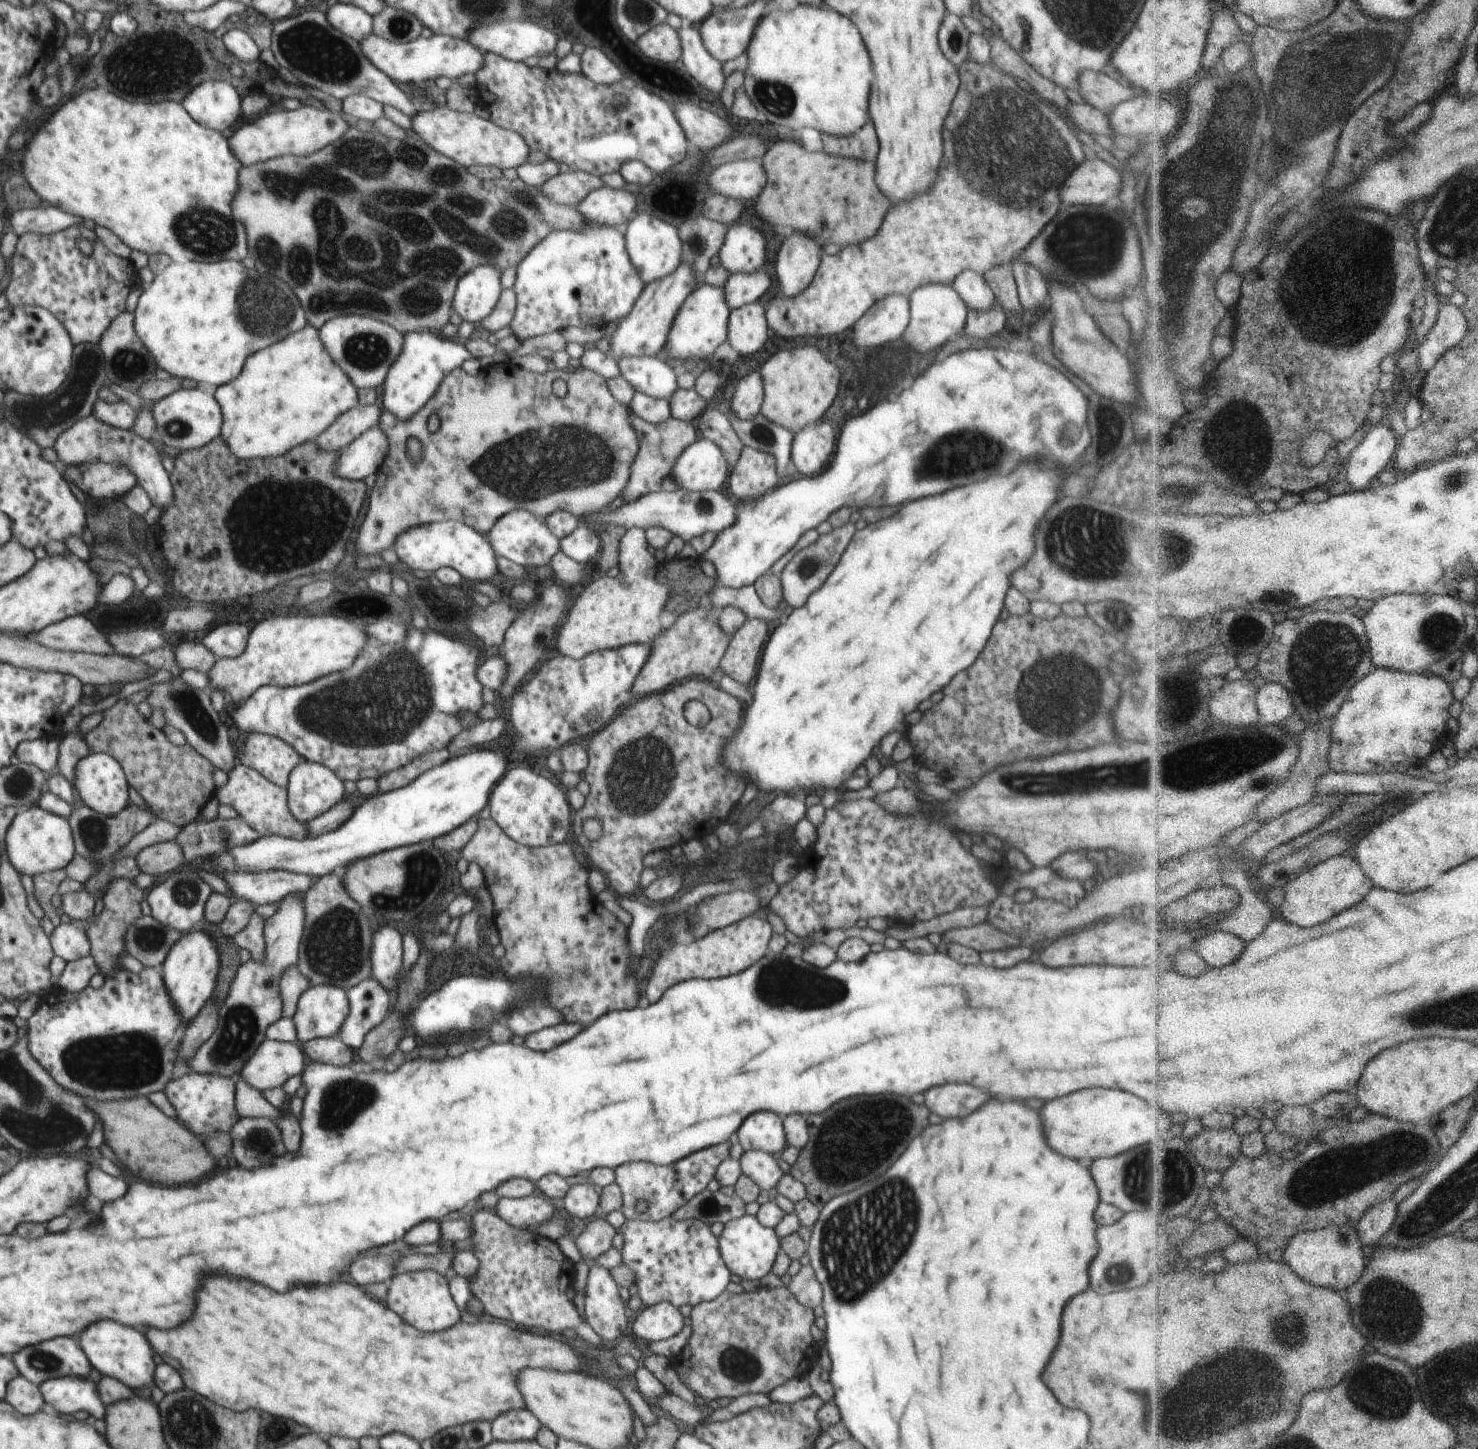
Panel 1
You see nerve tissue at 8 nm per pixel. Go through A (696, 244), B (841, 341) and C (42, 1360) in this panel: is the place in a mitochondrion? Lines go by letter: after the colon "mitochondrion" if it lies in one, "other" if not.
A: other
B: other
C: mitochondrion

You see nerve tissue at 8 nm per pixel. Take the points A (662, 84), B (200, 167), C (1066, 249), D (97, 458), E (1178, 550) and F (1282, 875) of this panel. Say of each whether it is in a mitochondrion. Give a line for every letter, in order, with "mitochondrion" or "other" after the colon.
A: other
B: other
C: mitochondrion
D: other
E: mitochondrion
F: other

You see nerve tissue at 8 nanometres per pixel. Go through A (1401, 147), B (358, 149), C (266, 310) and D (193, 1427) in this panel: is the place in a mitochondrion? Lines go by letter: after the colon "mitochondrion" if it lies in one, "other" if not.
A: other
B: mitochondrion
C: mitochondrion
D: mitochondrion

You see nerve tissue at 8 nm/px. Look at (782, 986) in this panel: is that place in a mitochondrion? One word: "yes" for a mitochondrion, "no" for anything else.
yes

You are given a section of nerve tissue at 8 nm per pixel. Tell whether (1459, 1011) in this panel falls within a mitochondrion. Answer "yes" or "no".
yes

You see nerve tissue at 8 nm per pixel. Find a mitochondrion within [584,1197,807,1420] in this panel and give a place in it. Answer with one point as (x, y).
(740, 1365)

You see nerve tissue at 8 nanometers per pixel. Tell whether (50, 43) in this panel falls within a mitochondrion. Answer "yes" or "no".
no

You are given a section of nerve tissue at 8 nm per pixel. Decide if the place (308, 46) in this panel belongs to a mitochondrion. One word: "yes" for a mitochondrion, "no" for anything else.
yes

